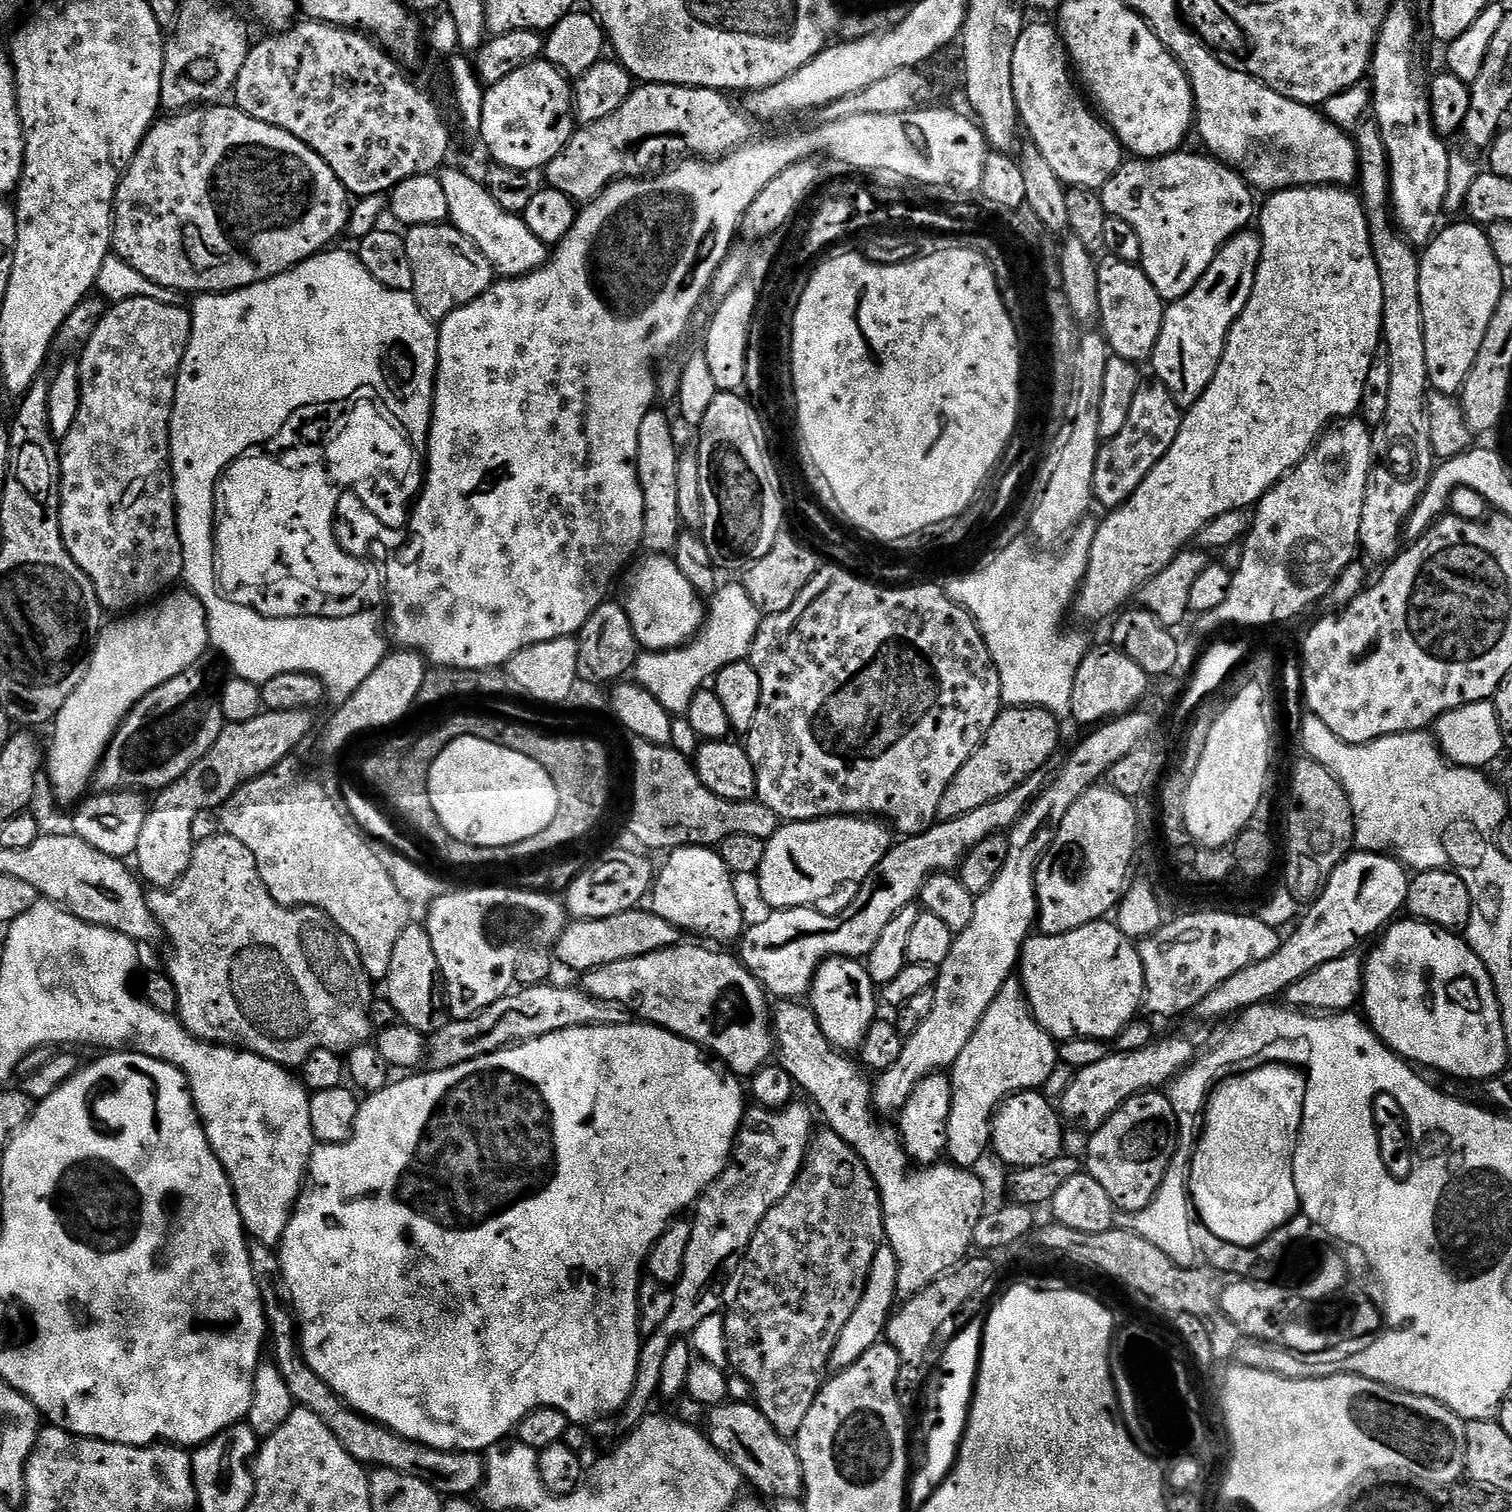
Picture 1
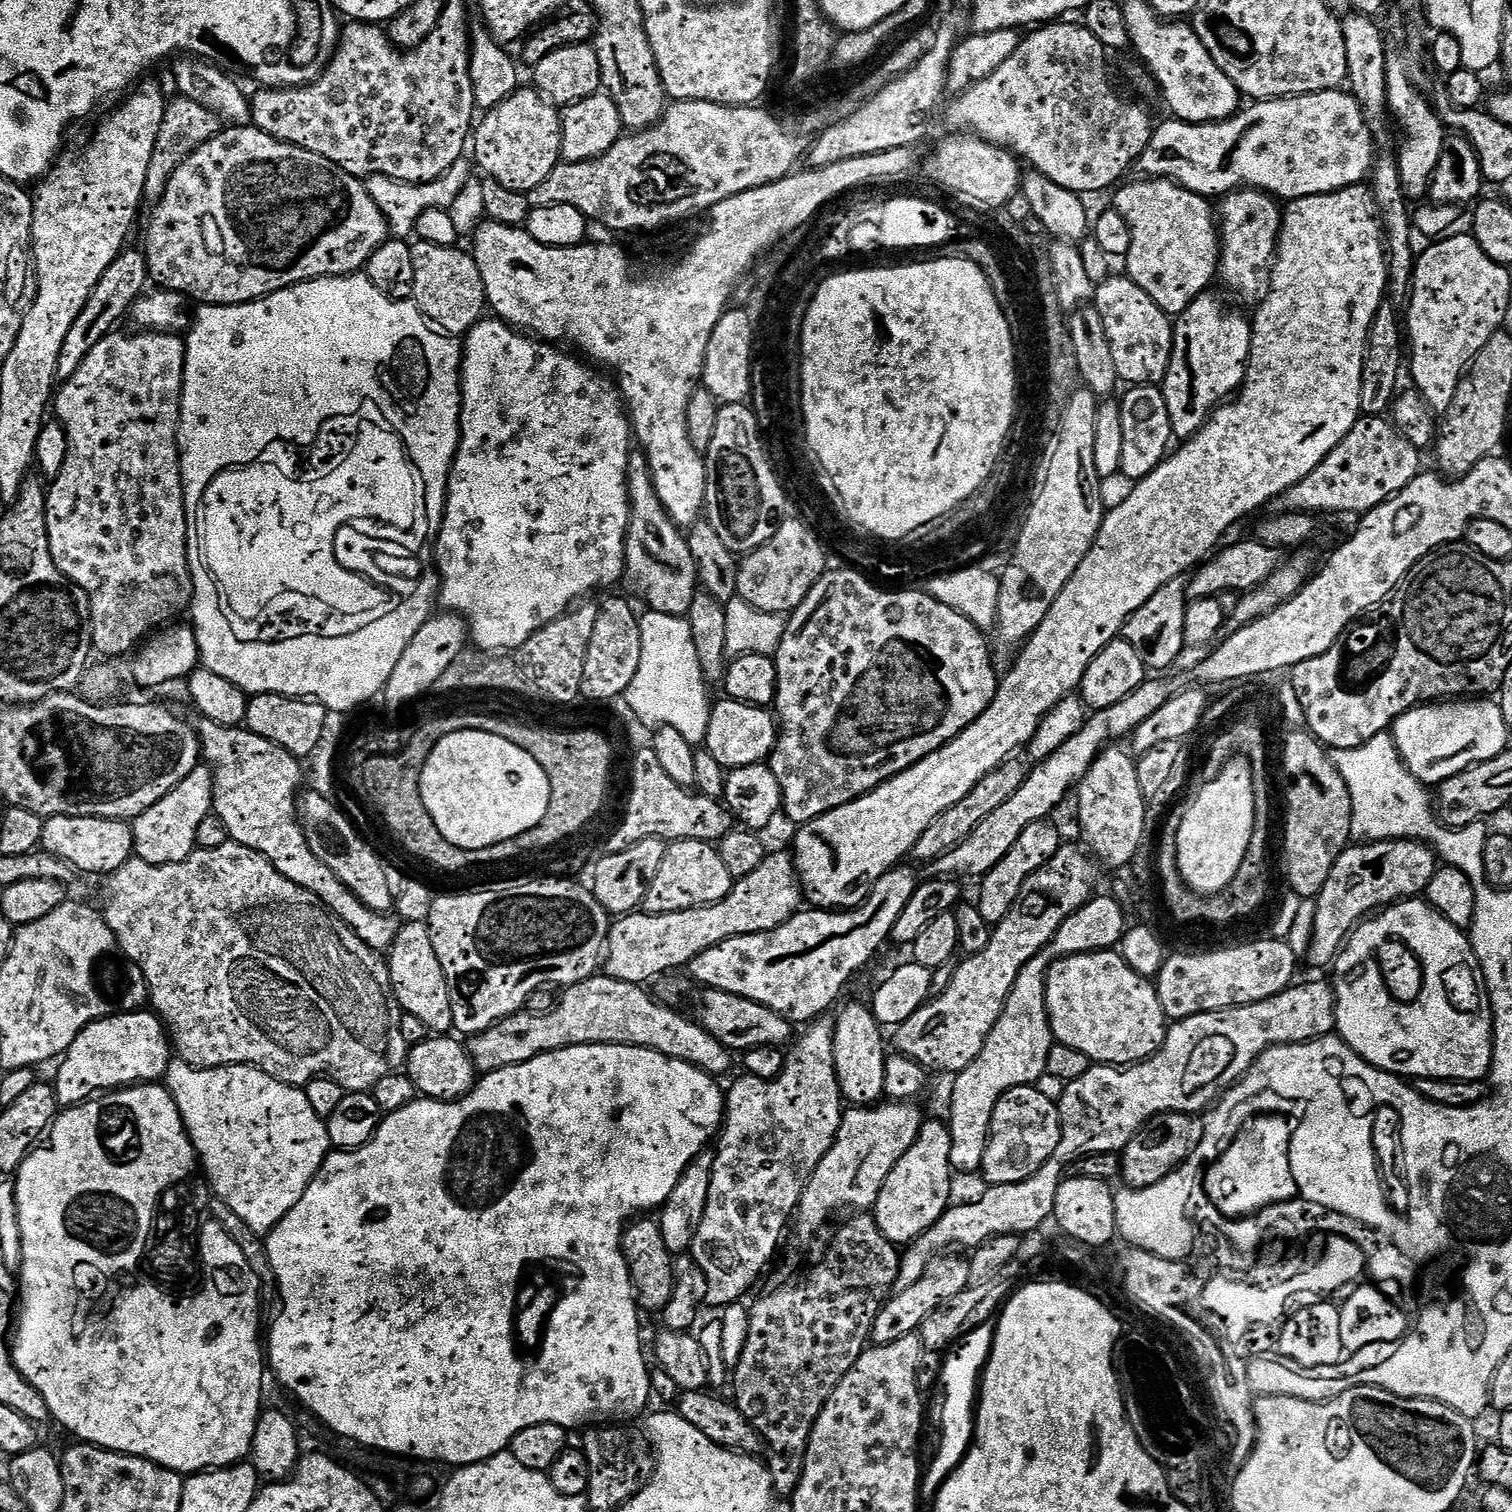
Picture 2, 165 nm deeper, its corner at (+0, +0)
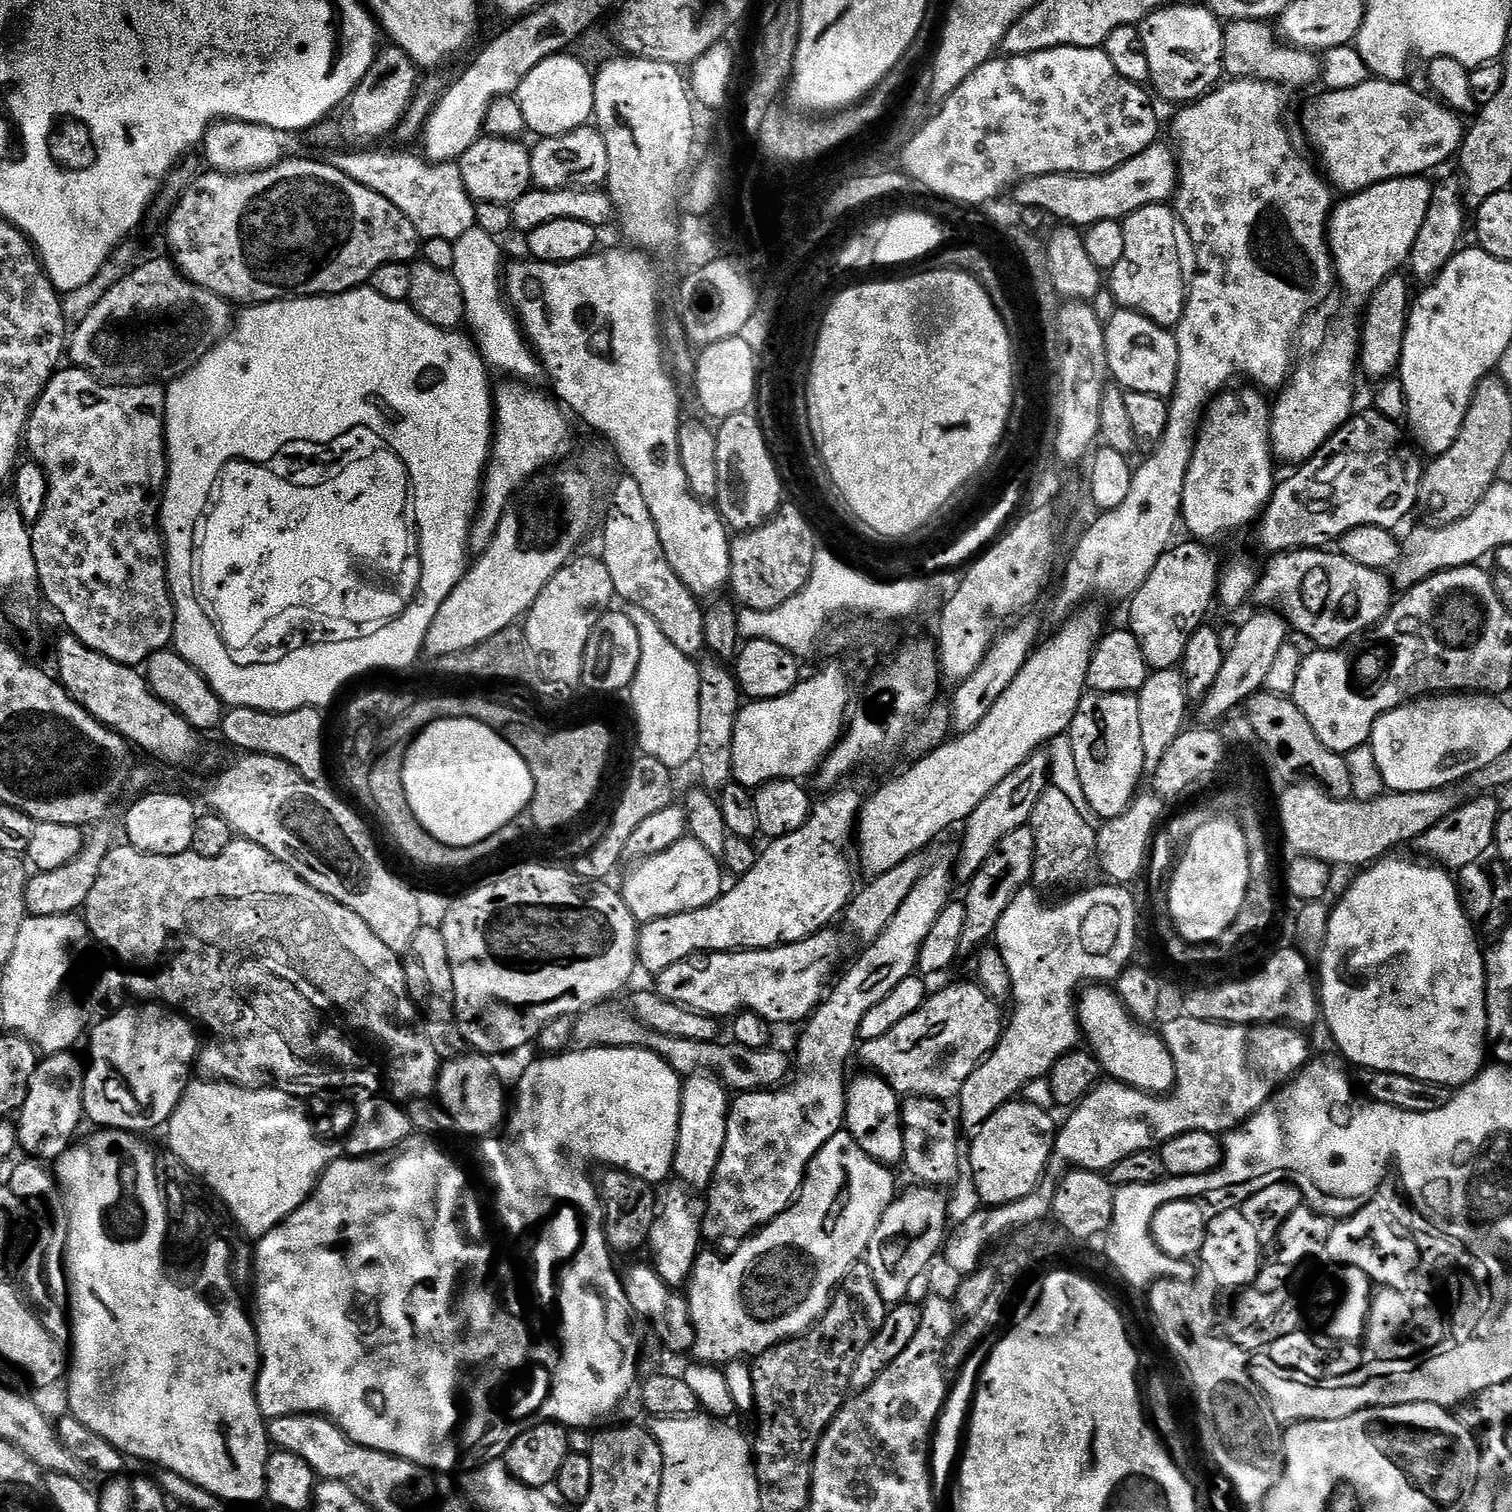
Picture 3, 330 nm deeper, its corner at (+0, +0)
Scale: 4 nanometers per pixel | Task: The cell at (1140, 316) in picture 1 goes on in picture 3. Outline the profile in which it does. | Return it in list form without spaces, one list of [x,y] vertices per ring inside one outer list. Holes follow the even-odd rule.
[[[1120,308],[1104,324],[1104,337],[1108,371],[1119,387],[1138,394],[1171,397],[1178,378],[1178,342],[1175,331],[1163,328],[1140,312]]]

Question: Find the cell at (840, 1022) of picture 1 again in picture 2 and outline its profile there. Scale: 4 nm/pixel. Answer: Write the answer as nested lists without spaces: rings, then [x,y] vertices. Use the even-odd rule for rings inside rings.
[[[867,1003],[848,1004],[840,1013],[835,1013],[834,1019],[834,1066],[838,1074],[840,1095],[852,1106],[875,1105],[884,1096],[886,1082],[888,1056],[884,1052],[885,1029],[876,1021]]]

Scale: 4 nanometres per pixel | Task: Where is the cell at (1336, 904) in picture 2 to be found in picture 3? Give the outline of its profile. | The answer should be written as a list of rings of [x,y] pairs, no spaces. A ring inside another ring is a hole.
[[[1480,794],[1469,802],[1462,802],[1442,822],[1430,826],[1426,834],[1422,834],[1414,842],[1414,848],[1421,852],[1421,857],[1435,862],[1445,870],[1459,870],[1483,861],[1488,848],[1493,847],[1496,839],[1496,824],[1500,821],[1502,805],[1495,800],[1495,795]],[[1424,855],[1424,856],[1423,856]],[[1453,868],[1453,869],[1452,869]]]

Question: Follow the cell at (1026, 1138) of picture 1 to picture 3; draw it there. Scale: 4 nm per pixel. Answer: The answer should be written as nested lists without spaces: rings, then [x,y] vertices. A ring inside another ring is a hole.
[[[1013,1098],[1003,1104],[986,1122],[975,1129],[972,1140],[972,1149],[967,1149],[966,1159],[973,1168],[973,1186],[977,1201],[984,1206],[1001,1207],[1012,1203],[1034,1191],[1040,1180],[1044,1177],[1048,1163],[1051,1160],[1055,1146],[1058,1124],[1052,1121],[1053,1113],[1047,1108],[1039,1108],[1029,1104],[1023,1098]]]

